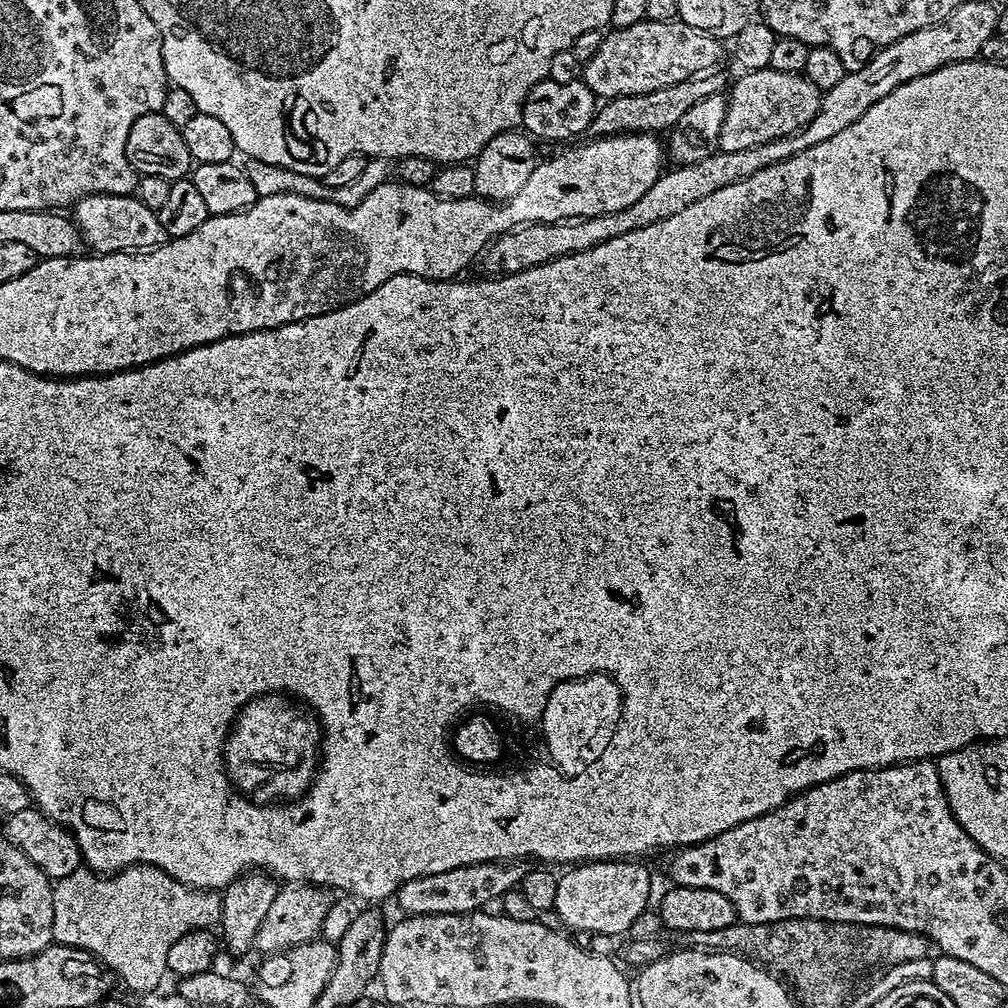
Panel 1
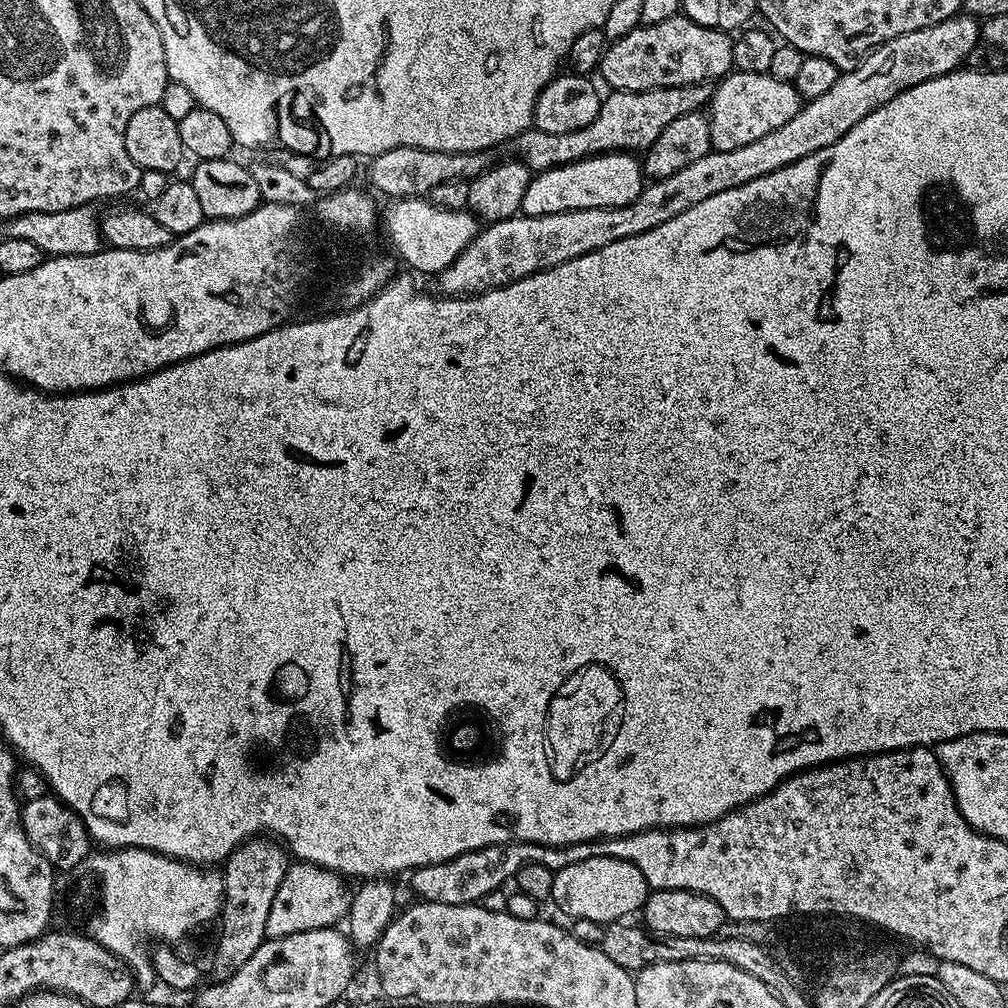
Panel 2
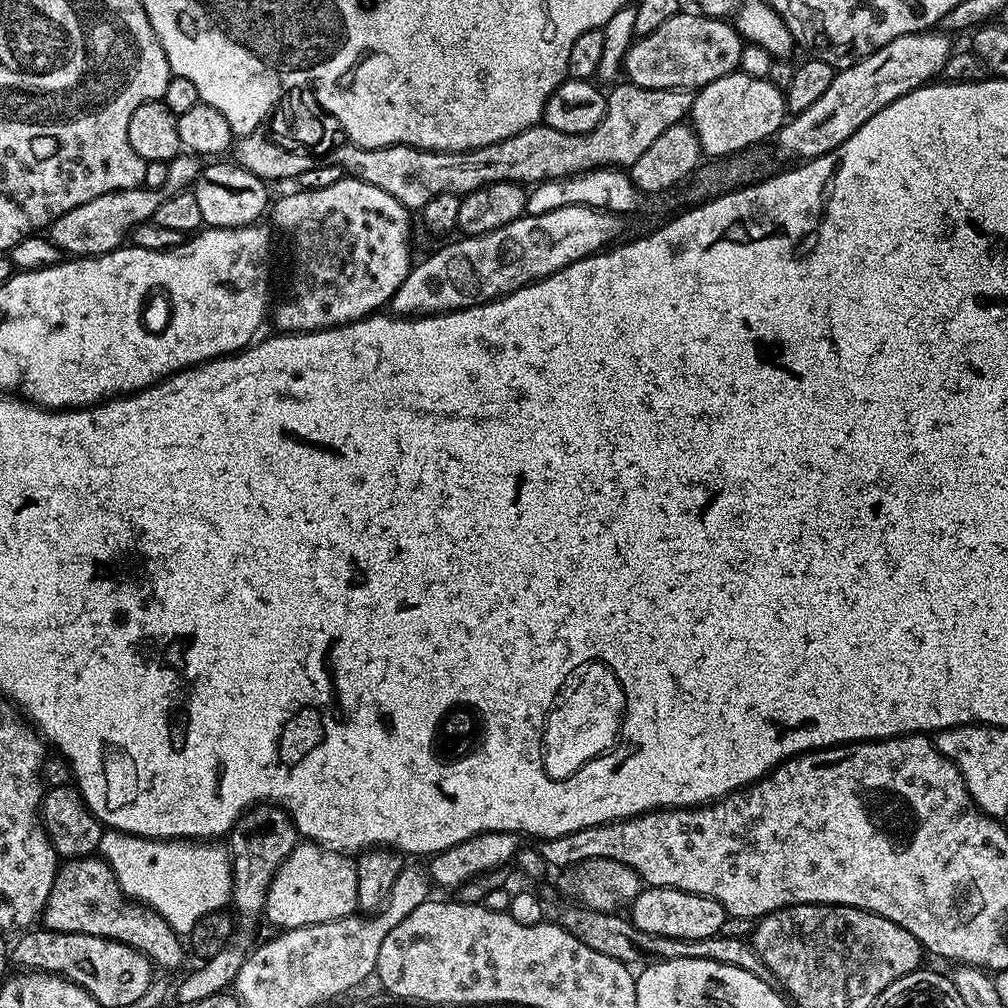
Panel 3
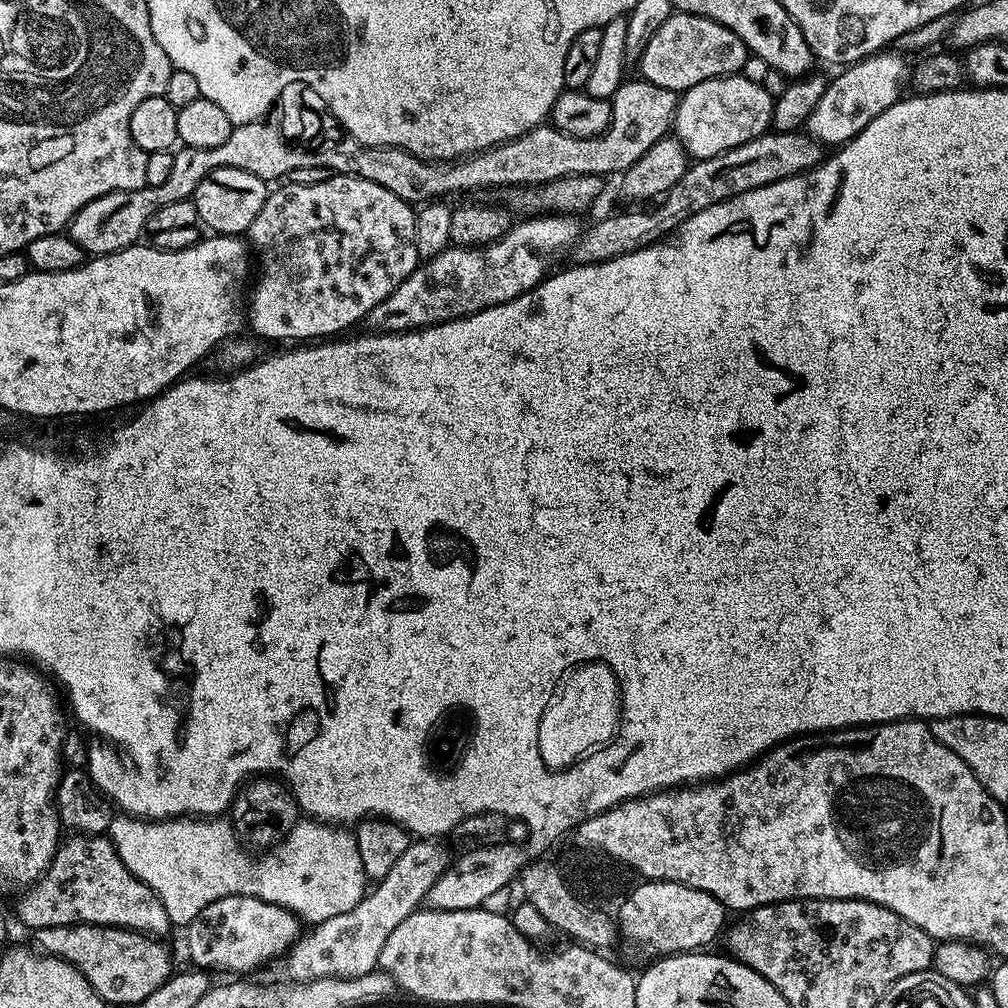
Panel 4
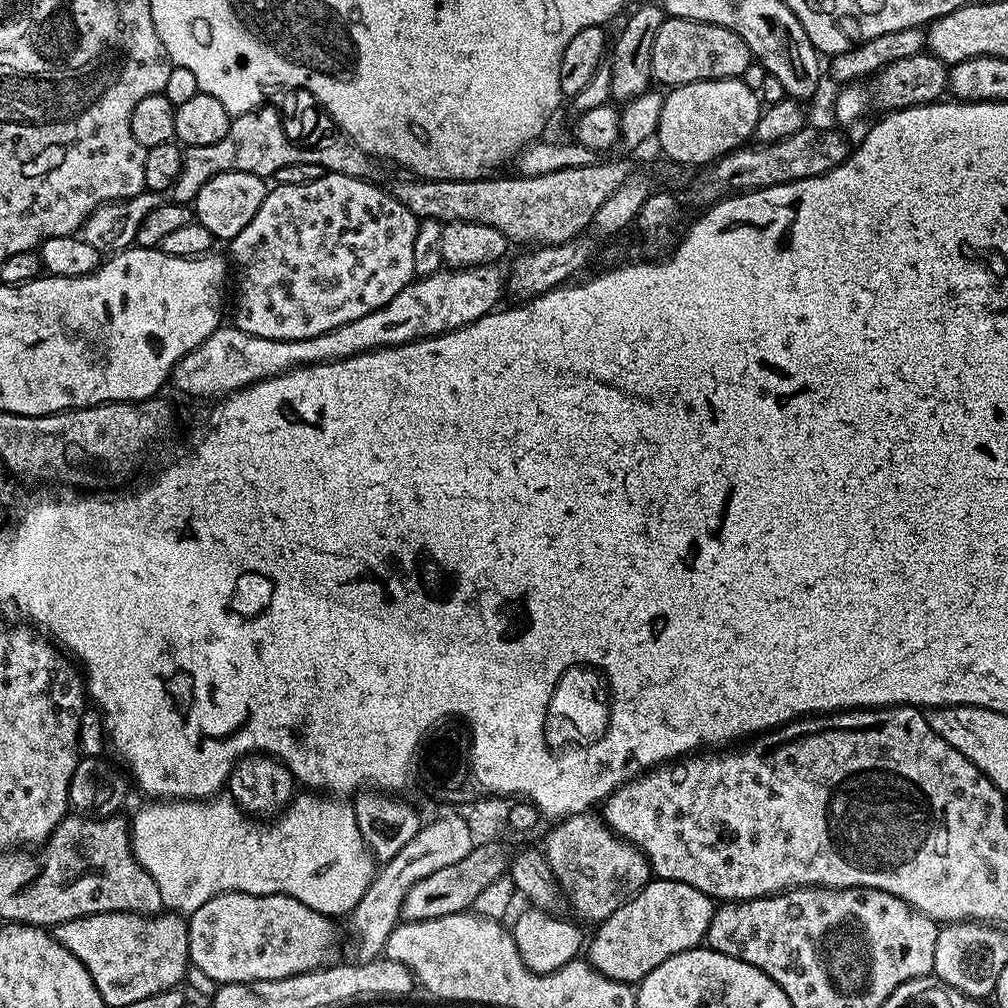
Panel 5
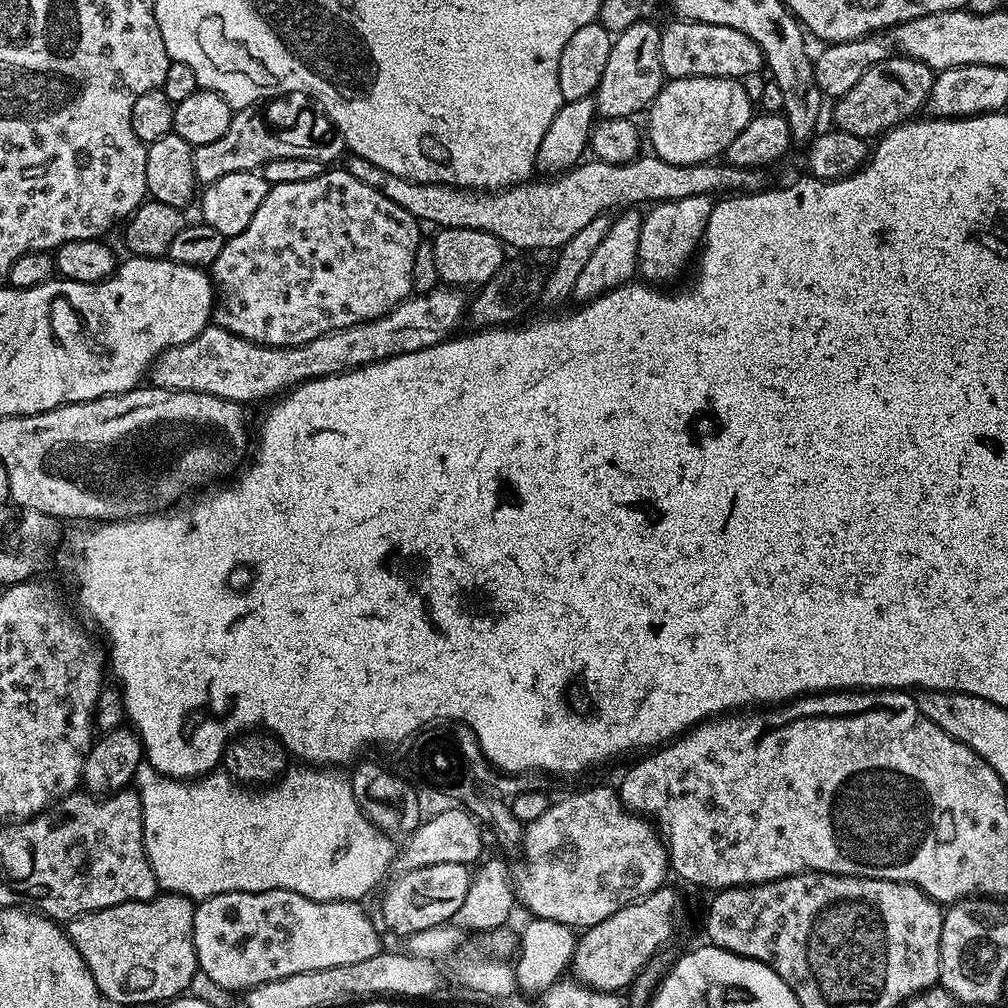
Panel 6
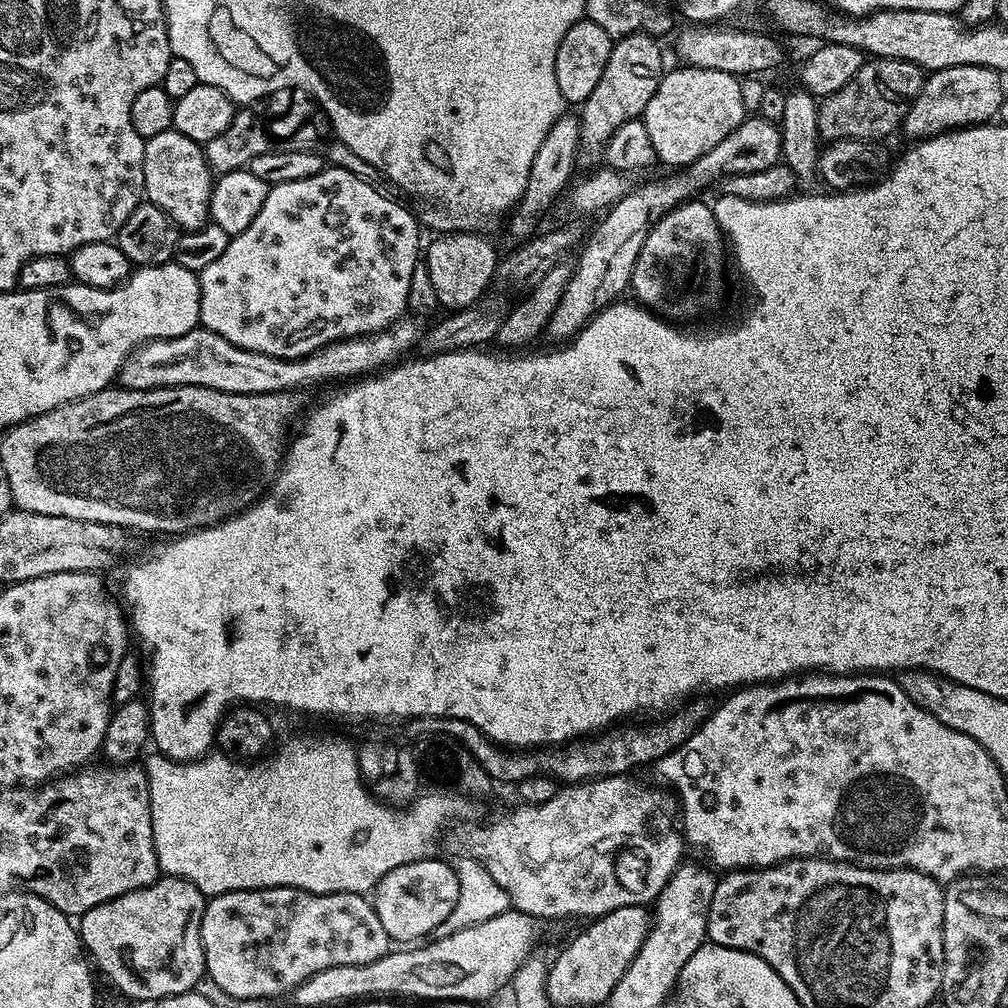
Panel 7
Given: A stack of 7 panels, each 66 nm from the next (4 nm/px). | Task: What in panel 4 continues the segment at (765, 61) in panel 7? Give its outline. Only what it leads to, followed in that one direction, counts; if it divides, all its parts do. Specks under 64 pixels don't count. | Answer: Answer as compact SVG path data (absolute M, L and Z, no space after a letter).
M676 10L658 26L654 38L650 38L646 50L642 50L639 75L654 82L654 86L666 86L666 90L682 94L690 86L698 86L698 82L743 73L749 55L747 46L726 26L710 17Z

